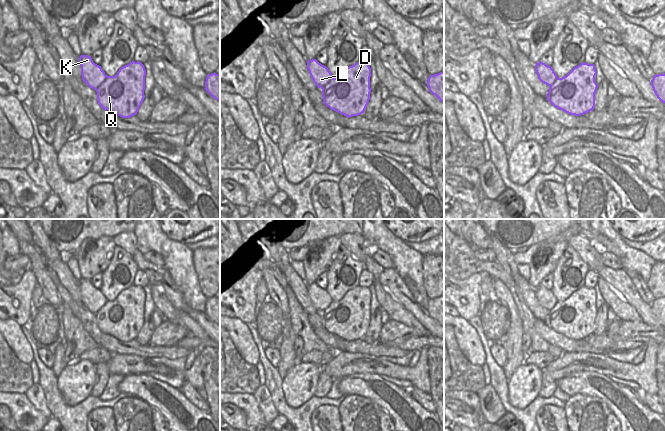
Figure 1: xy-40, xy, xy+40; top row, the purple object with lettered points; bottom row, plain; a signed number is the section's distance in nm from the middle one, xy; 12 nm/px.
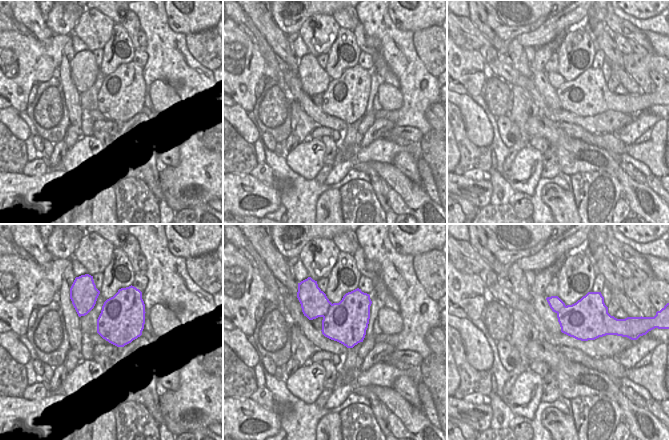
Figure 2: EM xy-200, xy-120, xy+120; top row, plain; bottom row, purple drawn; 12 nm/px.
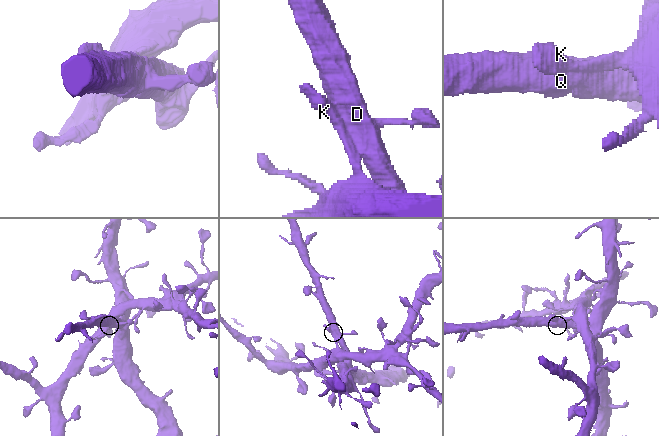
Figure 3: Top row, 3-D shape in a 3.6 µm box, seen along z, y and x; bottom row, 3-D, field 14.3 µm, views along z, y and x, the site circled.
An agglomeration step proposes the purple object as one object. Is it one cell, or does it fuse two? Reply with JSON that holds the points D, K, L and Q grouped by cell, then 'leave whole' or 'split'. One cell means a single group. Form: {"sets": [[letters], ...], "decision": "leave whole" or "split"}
{"sets": [["D", "Q"], ["K", "L"]], "decision": "split"}

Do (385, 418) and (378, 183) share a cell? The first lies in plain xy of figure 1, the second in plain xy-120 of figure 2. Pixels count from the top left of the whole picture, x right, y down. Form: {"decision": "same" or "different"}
{"decision": "same"}

